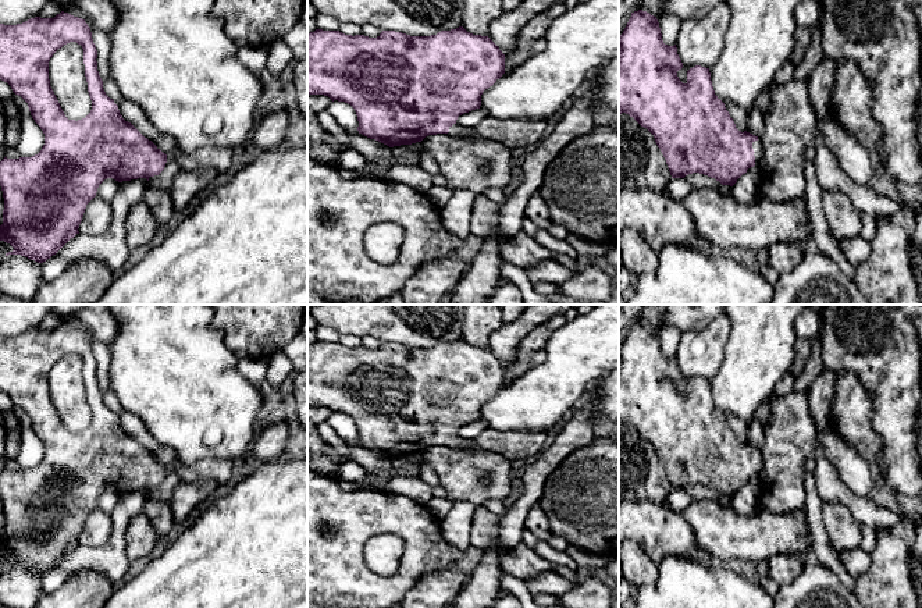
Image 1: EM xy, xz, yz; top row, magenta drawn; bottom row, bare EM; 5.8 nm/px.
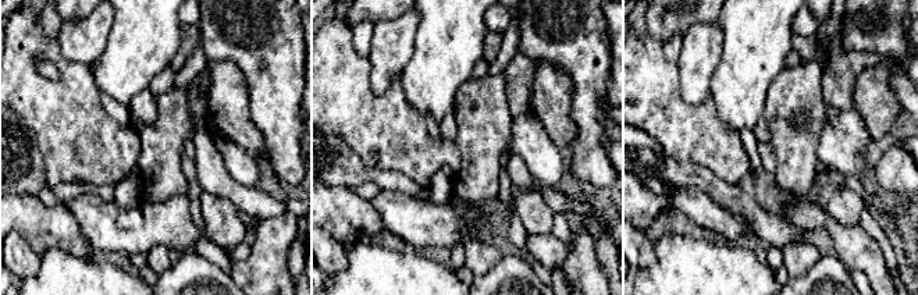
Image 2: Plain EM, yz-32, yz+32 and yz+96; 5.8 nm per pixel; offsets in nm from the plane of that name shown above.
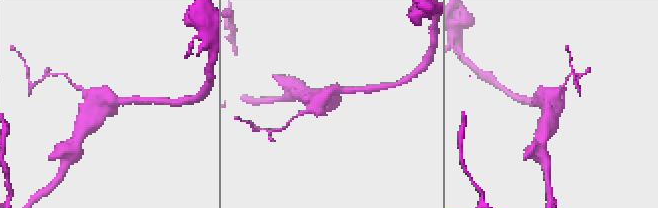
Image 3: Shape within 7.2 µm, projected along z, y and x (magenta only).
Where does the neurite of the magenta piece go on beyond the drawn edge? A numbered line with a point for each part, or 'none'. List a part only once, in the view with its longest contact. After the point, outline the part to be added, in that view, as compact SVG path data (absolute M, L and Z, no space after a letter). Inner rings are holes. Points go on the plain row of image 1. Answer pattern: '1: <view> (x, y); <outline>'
1: yz (757, 457); M758 449L755 454L752 454L754 467L755 467L755 477L761 477L763 473L763 458L761 455L761 451Z

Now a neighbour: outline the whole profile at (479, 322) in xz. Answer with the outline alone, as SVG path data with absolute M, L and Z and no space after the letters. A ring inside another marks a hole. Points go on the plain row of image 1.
M463 305L463 339L473 345L488 348L490 337L502 326L501 305Z

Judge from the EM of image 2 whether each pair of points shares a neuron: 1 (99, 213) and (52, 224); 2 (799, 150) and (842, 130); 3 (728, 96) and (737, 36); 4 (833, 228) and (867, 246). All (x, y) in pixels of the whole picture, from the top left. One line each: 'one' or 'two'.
1: two
2: two
3: one
4: one

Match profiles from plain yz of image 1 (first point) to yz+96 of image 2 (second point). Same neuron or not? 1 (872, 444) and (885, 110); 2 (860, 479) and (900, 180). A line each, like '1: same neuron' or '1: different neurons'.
1: same neuron
2: different neurons

